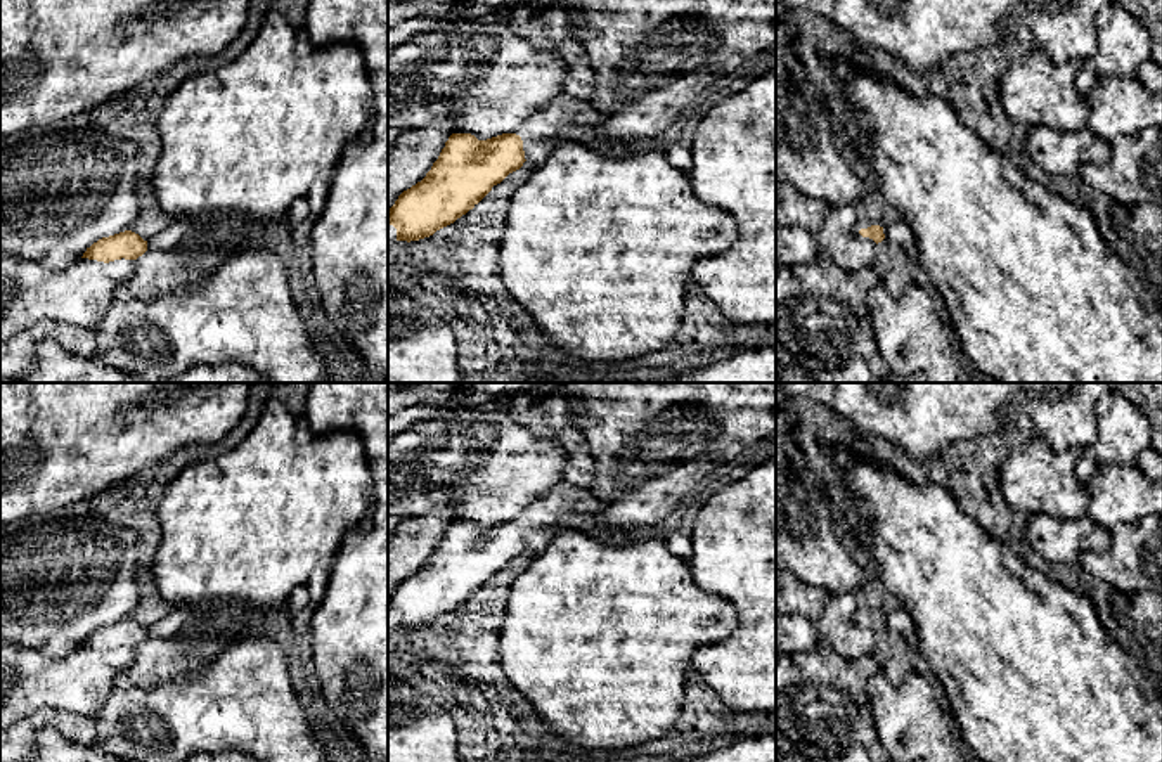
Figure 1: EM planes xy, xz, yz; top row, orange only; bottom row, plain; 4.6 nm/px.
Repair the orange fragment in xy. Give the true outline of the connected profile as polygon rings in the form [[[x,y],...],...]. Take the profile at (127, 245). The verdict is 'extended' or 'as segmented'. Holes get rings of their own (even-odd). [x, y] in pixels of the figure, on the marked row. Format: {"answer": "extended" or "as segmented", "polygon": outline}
{"answer": "extended", "polygon": [[[125,230],[94,242],[81,258],[97,262],[133,260],[135,268],[125,286],[140,298],[180,291],[213,272],[232,246],[216,242],[213,248],[190,239],[184,249],[156,251],[139,234]]]}

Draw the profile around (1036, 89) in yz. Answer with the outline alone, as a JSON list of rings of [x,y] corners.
[[[1041,48],[1011,61],[999,78],[1006,118],[1023,130],[1051,126],[1065,132],[1088,126],[1089,106],[1075,87],[1081,61],[1056,59]]]

